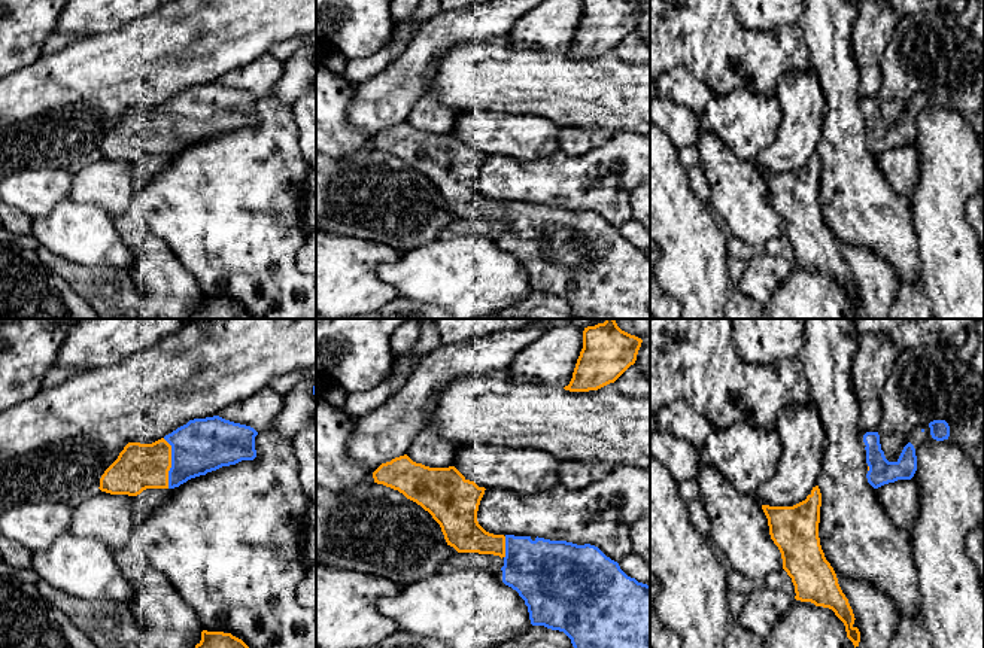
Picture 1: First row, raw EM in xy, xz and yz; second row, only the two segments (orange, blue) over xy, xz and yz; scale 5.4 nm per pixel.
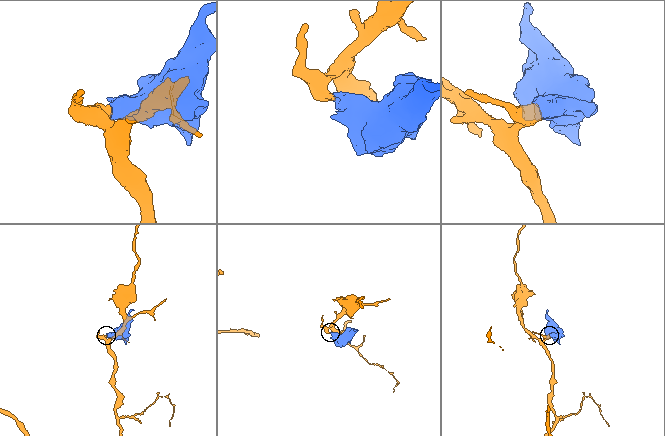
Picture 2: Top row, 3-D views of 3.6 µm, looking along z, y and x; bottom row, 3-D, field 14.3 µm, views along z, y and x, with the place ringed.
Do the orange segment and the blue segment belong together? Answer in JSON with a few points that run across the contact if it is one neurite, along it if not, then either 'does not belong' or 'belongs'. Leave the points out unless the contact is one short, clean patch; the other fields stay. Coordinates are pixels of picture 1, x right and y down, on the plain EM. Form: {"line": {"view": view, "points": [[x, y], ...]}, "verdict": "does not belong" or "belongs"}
{"line": {"view": "xy", "points": [[139, 133], [170, 130], [202, 112]]}, "verdict": "belongs"}

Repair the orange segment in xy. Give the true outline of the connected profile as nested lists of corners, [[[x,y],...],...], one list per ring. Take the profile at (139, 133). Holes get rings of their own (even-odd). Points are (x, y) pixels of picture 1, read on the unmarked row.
[[[219,82],[194,85],[152,110],[128,109],[100,144],[100,156],[137,162],[146,155],[174,155],[191,144],[256,124],[258,98]]]

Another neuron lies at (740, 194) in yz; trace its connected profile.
[[[701,130],[695,147],[699,153],[699,165],[711,189],[710,206],[725,219],[728,232],[757,250],[766,241],[783,237],[781,219],[771,206],[768,185],[756,165],[738,159],[734,152],[704,130]]]

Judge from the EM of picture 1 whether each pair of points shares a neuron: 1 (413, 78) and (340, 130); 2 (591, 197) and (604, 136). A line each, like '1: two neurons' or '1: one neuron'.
1: two neurons
2: two neurons

